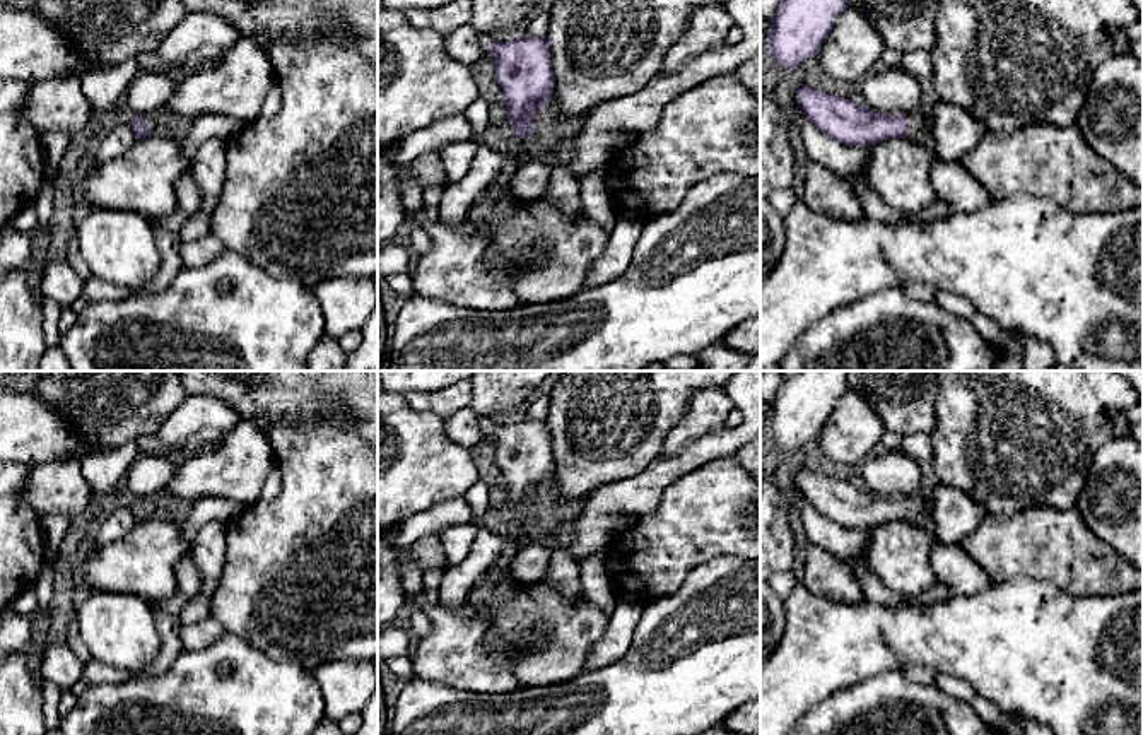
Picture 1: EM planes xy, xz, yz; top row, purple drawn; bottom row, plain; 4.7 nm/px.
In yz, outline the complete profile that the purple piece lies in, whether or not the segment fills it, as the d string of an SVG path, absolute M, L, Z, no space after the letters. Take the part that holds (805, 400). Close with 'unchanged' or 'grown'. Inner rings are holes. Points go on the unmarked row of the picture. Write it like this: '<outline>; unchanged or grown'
M793 371L784 376L767 405L767 439L788 453L800 450L808 439L817 439L846 390L847 371Z; unchanged

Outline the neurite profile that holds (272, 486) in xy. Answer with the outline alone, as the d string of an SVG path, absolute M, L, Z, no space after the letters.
M273 468L265 480L260 499L265 501L273 499L280 492L280 487L282 487L282 475L278 468Z

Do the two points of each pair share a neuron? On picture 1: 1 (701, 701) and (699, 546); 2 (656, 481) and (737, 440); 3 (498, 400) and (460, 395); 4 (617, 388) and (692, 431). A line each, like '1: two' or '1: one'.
1: two
2: one
3: two
4: two

